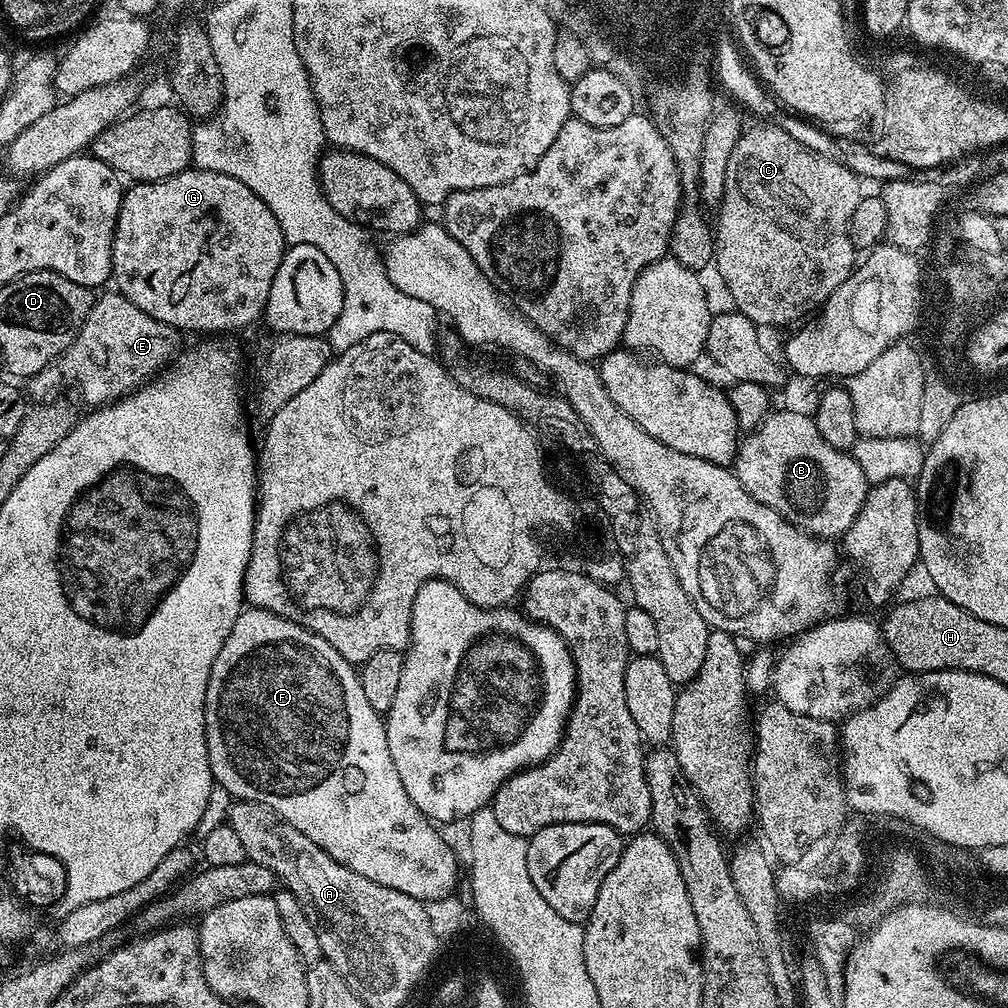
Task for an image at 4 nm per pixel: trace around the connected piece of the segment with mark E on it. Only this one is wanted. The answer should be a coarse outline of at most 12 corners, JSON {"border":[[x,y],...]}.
{"border":[[111,291],[27,381],[103,406],[173,359],[177,333]]}

